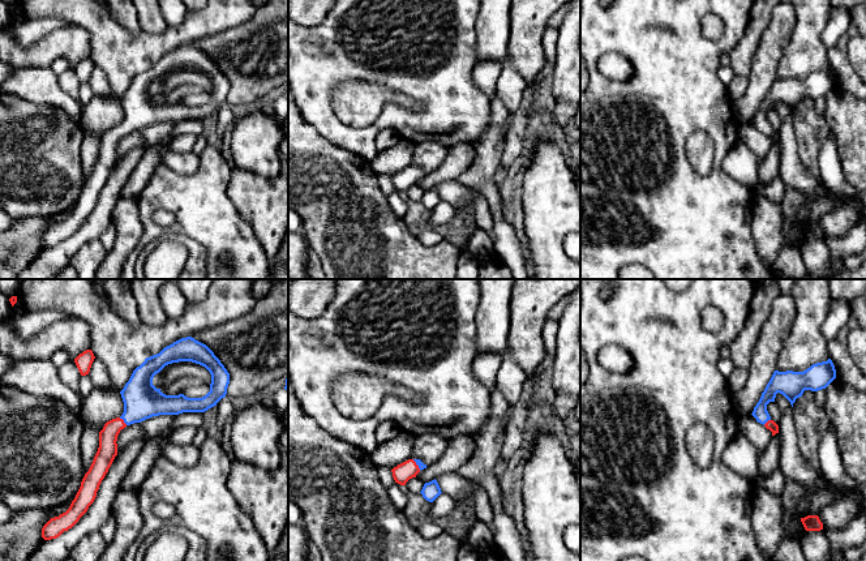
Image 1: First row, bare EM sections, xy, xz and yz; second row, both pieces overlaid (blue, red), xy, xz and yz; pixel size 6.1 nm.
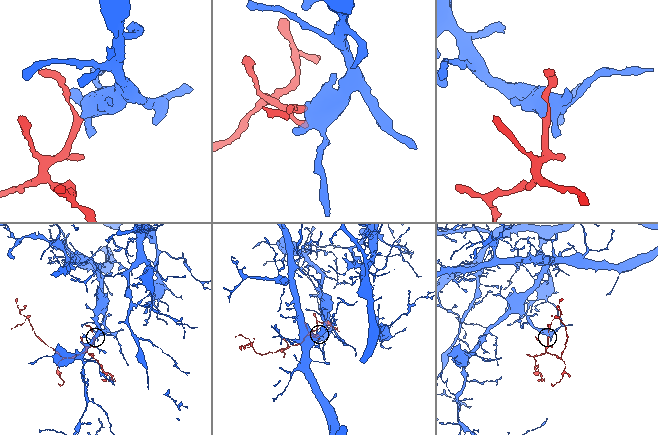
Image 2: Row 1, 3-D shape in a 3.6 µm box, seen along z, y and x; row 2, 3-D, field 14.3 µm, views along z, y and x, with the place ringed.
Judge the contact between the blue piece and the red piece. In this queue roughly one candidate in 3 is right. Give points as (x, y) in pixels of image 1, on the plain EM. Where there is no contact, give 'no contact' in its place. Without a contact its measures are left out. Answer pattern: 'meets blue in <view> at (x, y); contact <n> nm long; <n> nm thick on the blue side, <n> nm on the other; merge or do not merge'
meets blue in xy at (123, 127); contact 70 nm long; 220 nm thick on the blue side, 120 nm on the other; merge

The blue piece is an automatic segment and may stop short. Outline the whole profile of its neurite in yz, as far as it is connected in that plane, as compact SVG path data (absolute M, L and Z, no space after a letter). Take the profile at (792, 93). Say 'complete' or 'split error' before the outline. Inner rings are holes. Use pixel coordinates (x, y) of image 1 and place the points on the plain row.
split error; M831 67L813 72L803 80L775 78L751 123L775 144L779 141L779 133L771 127L767 112L775 110L777 100L783 102L793 115L805 98L826 97L835 86L836 77Z

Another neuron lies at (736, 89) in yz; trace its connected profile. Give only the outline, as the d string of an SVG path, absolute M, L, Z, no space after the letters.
M734 74L730 83L726 86L728 98L730 100L737 100L745 94L747 85L749 85L749 77Z

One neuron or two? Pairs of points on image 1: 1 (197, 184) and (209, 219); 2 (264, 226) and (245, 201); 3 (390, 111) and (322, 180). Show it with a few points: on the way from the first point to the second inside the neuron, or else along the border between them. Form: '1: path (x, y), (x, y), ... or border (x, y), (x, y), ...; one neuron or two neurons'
1: path (197, 193), (197, 200), (204, 210); one neuron
2: path (264, 219), (252, 208); one neuron
3: border (324, 137), (334, 145), (359, 154), (368, 162); two neurons

